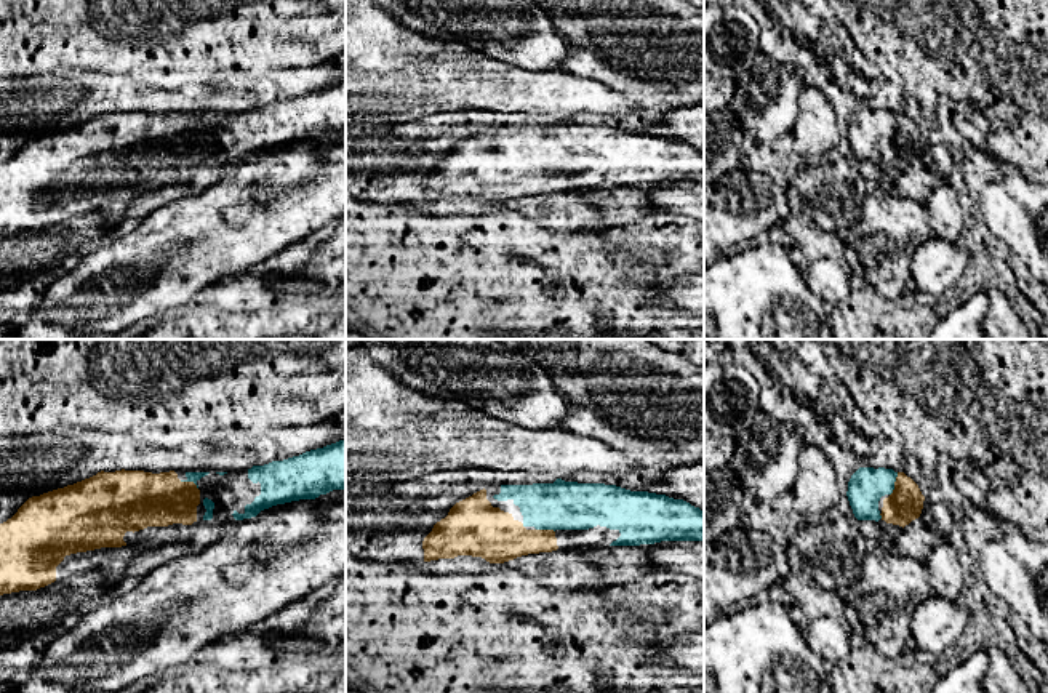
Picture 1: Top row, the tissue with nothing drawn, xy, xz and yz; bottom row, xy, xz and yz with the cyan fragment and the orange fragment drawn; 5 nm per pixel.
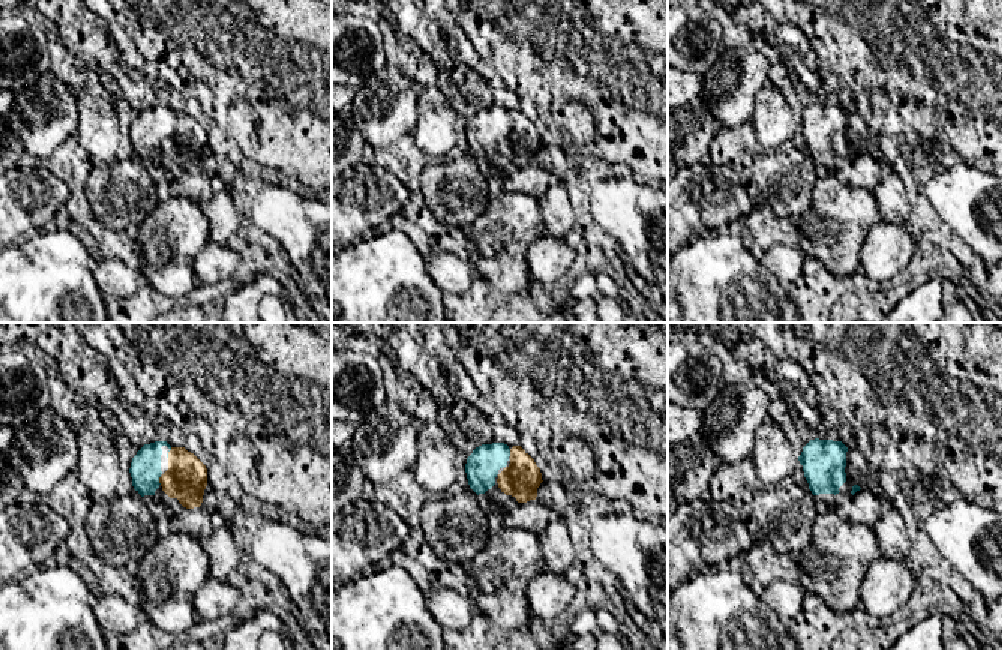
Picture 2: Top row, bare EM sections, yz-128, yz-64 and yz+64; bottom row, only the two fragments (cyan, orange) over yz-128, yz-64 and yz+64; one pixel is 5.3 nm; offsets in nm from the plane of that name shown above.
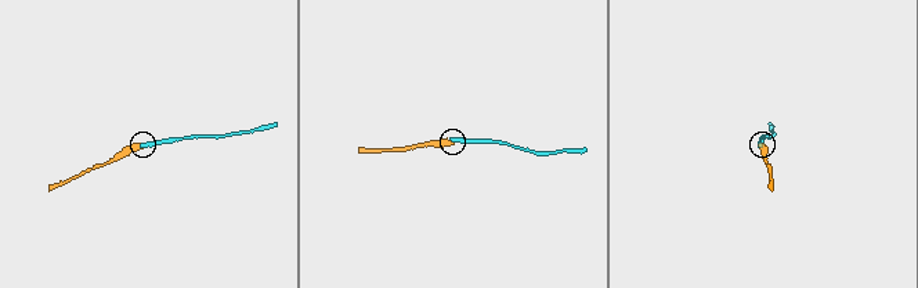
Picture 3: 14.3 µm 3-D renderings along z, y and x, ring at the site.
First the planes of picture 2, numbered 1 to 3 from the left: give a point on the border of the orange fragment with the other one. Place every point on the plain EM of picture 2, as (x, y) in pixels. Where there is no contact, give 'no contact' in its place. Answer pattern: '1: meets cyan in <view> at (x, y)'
1: meets cyan in yz-128 at (168, 114)
2: meets cyan in yz-64 at (509, 116)
3: no contact

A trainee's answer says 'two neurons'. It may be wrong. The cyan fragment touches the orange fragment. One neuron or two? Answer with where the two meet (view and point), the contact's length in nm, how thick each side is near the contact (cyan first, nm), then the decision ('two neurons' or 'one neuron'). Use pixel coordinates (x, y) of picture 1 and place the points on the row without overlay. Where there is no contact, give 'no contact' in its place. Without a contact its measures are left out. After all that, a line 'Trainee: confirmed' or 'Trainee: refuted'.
yz (893, 125) | 130 nm | 180/180 nm | one neuron
Trainee: refuted

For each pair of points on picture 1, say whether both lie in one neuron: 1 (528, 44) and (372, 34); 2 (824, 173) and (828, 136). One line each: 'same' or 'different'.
1: different
2: different

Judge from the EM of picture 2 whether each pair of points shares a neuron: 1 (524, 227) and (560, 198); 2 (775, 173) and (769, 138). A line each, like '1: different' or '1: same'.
1: different
2: different

